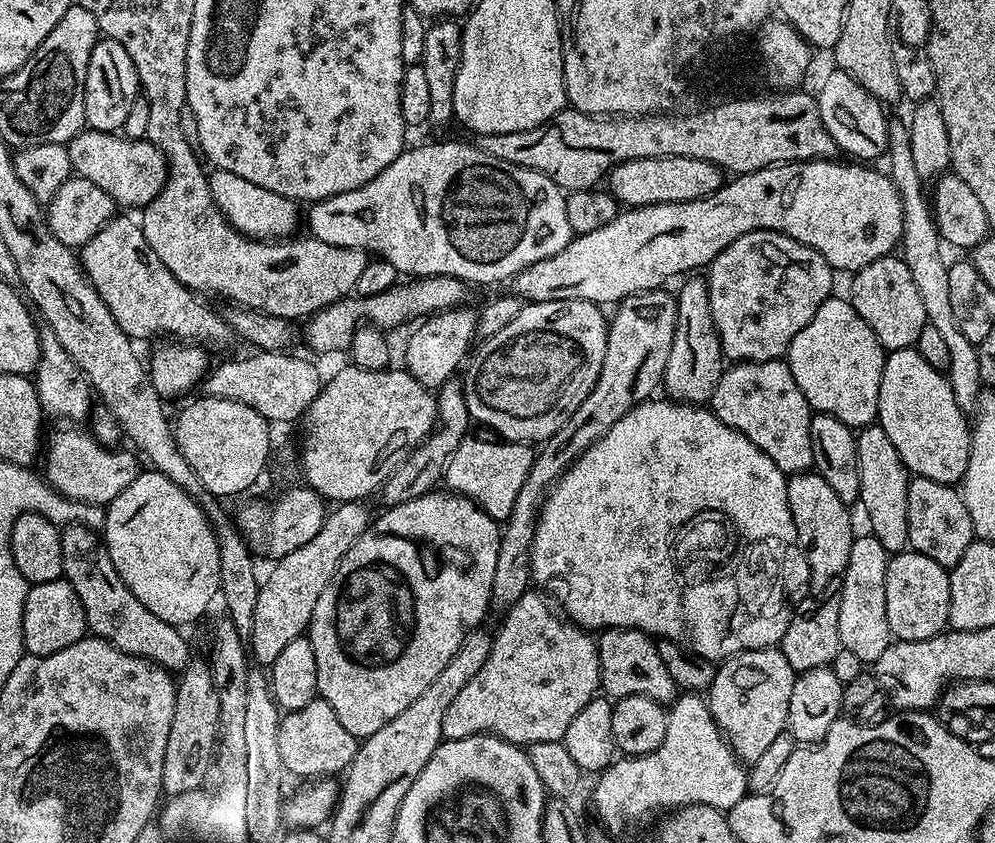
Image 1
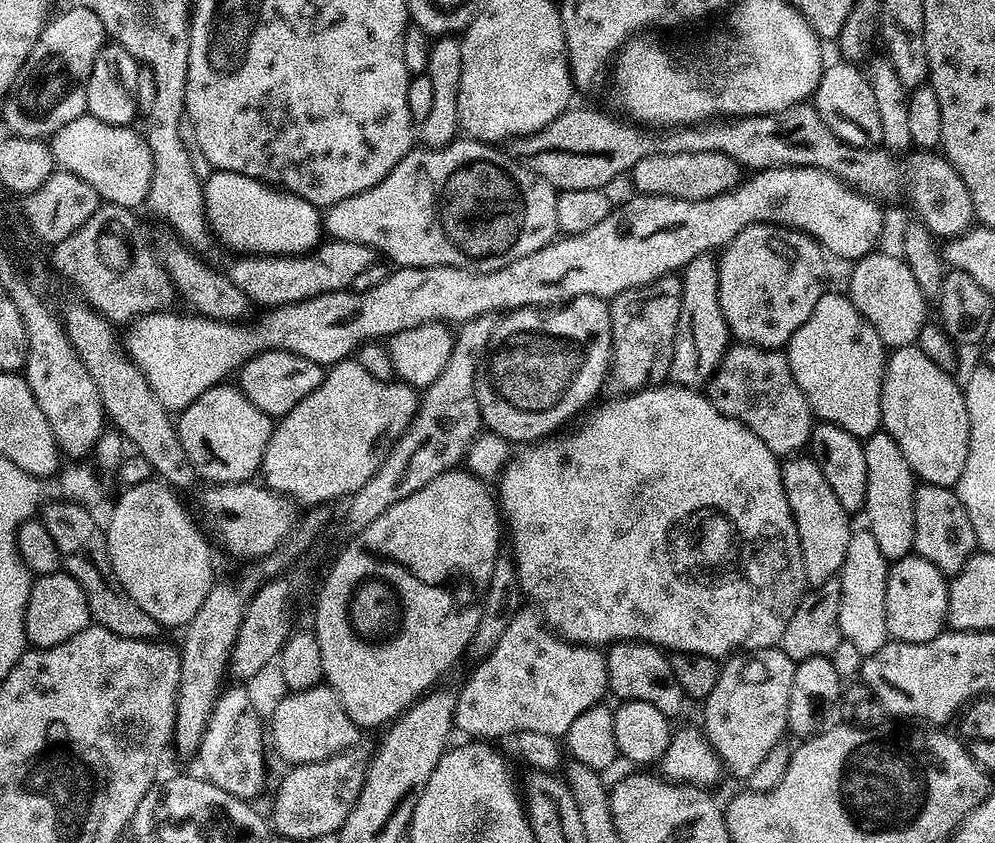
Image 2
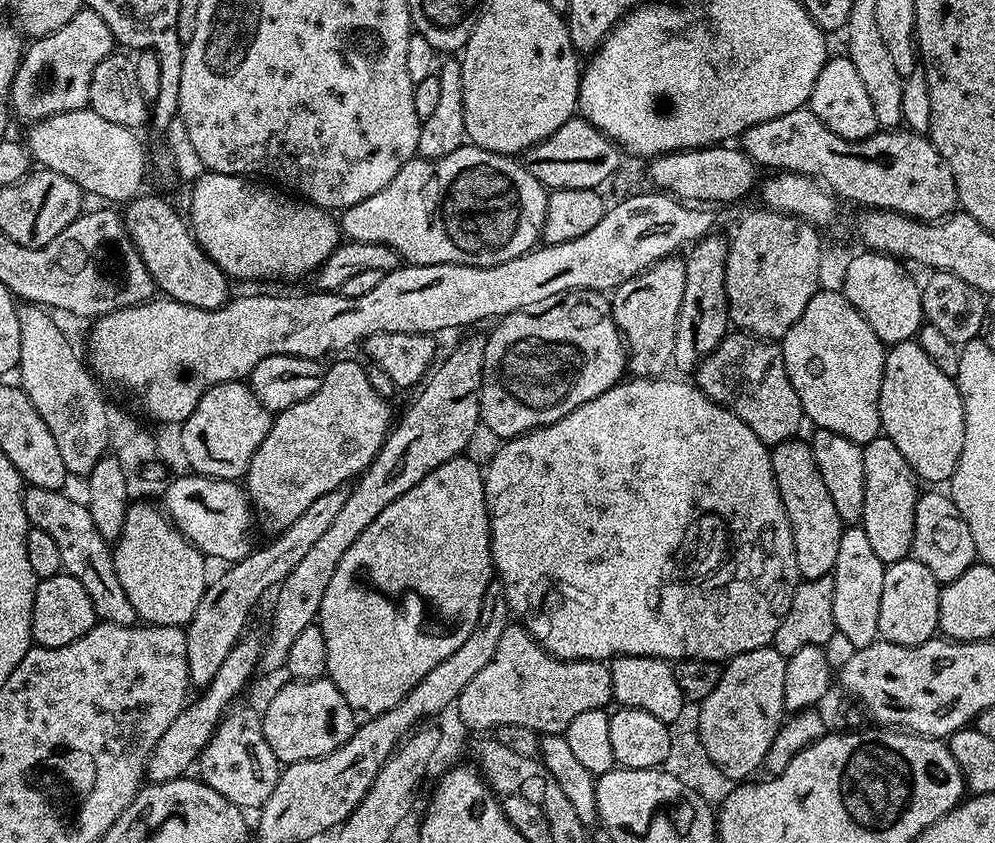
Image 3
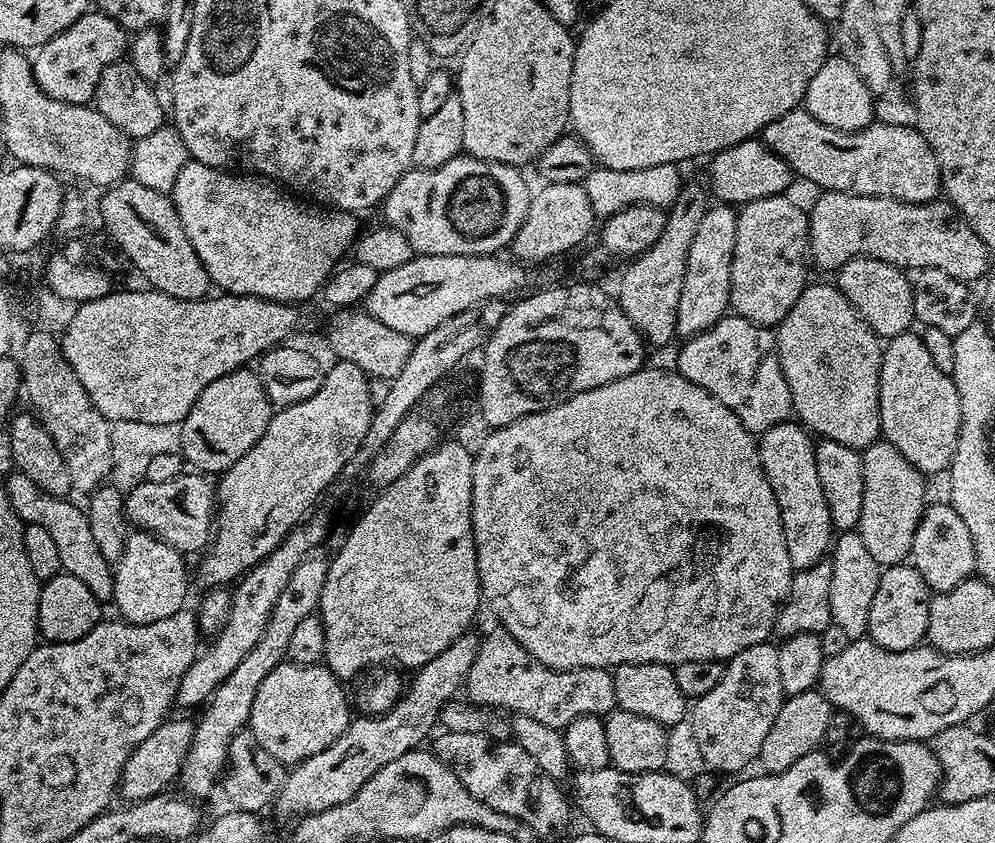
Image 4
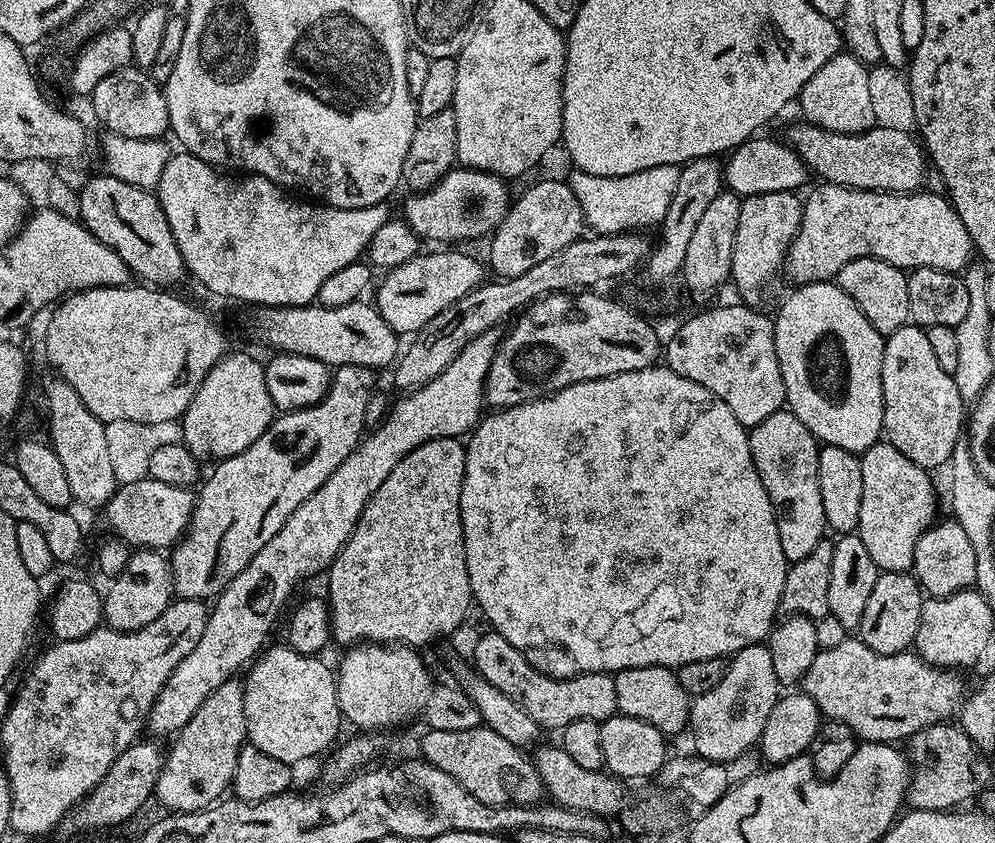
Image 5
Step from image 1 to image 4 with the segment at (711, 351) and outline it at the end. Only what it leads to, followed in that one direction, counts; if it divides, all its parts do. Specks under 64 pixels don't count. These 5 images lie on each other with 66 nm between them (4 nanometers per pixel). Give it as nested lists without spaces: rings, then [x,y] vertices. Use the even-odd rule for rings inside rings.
[[[713,203],[704,213],[702,222],[698,222],[698,230],[694,234],[694,242],[690,242],[690,255],[686,258],[686,278],[682,282],[682,298],[678,298],[678,318],[676,330],[681,337],[697,336],[700,332],[712,328],[729,311],[730,305],[730,266],[734,258],[734,237],[738,234],[737,209],[730,204]]]

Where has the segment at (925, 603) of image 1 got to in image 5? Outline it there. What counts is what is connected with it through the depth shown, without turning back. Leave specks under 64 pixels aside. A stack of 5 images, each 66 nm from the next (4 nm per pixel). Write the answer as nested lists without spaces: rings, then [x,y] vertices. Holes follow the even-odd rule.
[[[880,572],[870,599],[866,602],[866,610],[862,610],[858,638],[878,654],[909,651],[916,642],[918,618],[922,618],[924,601],[925,597],[915,576],[908,572]]]

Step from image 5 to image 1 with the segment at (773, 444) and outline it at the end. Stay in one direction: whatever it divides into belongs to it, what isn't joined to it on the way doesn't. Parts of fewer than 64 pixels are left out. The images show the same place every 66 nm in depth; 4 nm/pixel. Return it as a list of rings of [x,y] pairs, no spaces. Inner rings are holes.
[[[809,470],[797,472],[788,476],[788,501],[790,502],[790,514],[794,518],[794,530],[800,539],[800,546],[804,554],[804,560],[808,564],[808,586],[813,593],[822,591],[831,580],[840,580],[846,570],[846,562],[850,562],[850,546],[854,539],[852,532],[852,516],[849,505],[834,494],[832,487],[822,478],[819,472]]]

